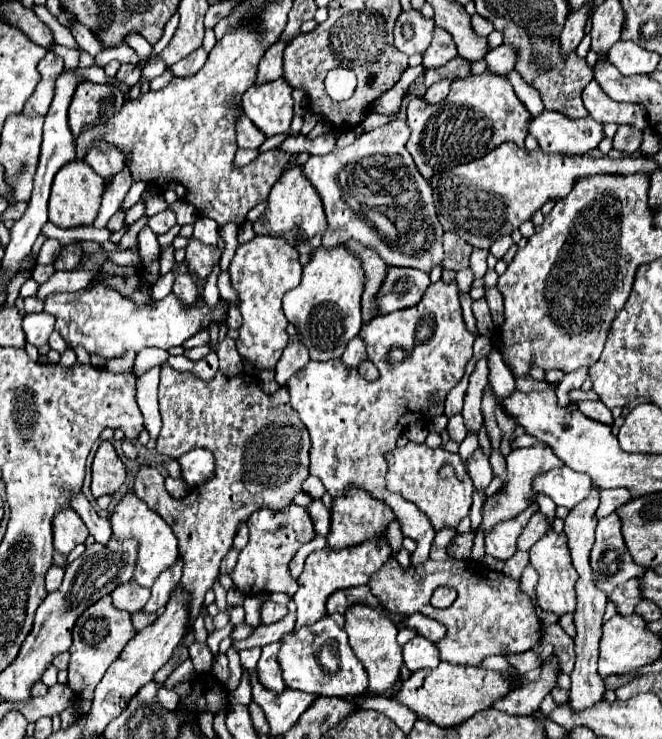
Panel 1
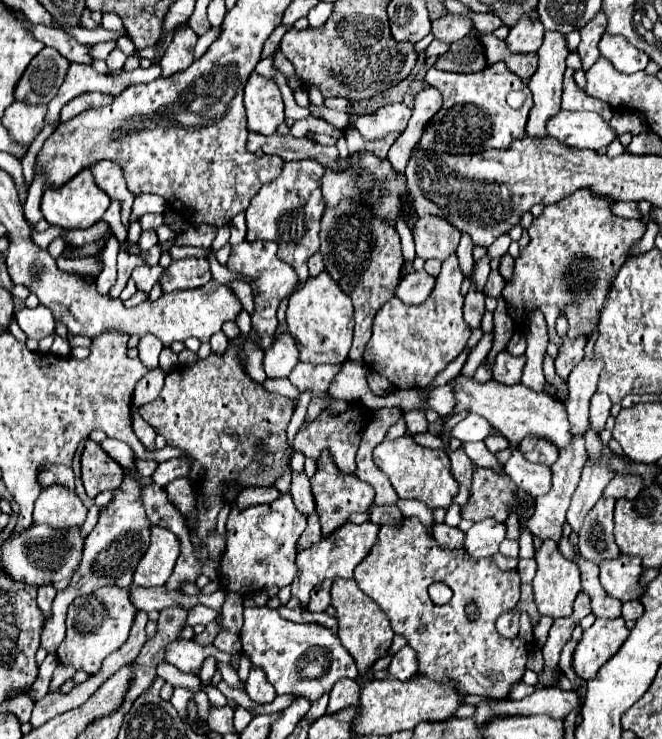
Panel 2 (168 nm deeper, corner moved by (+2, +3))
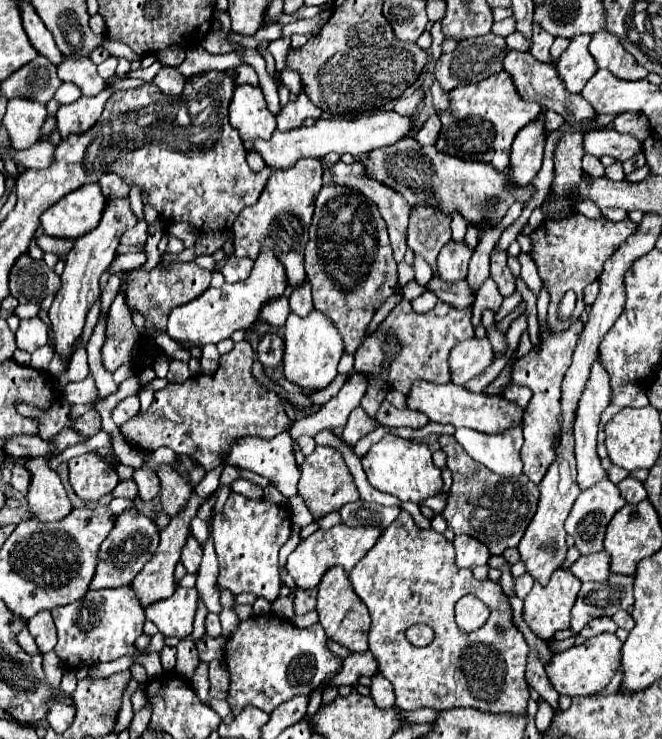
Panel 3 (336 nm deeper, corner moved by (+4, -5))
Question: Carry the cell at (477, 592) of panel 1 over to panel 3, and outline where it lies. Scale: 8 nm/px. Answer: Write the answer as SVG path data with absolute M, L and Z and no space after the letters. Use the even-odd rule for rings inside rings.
M401 510L393 524L383 530L373 550L349 572L349 580L369 608L369 650L375 654L379 674L393 686L397 708L477 708L515 716L527 712L525 660L529 646L511 624L511 606L499 584L491 580L477 582L471 570L455 566L453 546L443 534L419 528ZM465 594L477 596L491 608L491 616L475 632L461 632L455 624L455 604ZM413 624L431 626L435 640L425 648L413 646L405 638L405 630Z

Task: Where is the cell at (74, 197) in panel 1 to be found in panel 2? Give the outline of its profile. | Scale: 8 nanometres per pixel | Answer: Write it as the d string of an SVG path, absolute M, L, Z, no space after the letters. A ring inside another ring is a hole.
M83 168L79 174L75 174L75 178L71 178L63 186L59 188L51 186L49 190L45 190L41 200L41 212L49 224L61 226L65 230L75 230L75 228L89 228L95 222L99 222L105 210L109 208L109 204L111 204L111 198L103 190L99 190L99 186L95 186L91 178L91 170Z

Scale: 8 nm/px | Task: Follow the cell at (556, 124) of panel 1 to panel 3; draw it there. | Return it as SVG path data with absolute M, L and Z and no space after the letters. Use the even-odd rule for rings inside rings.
M607 128L585 134L583 142L585 142L585 152L597 158L607 154L625 162L641 152L641 142L637 138L633 138L631 134L619 134L617 130L607 130Z

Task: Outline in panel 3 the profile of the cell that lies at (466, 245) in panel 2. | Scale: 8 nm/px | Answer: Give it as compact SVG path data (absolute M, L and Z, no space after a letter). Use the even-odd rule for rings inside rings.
M453 212L453 216L451 216L451 232L453 232L453 240L463 240L465 230L467 230L465 218Z

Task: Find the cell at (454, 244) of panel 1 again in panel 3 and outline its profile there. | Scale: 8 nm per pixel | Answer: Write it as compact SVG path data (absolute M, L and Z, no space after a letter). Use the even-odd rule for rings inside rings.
M413 206L407 226L407 246L433 266L439 250L451 240L449 222L451 218L433 206Z

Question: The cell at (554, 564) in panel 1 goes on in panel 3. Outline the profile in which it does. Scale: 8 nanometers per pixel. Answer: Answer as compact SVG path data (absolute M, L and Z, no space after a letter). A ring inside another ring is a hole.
M559 568L547 586L541 588L539 582L535 582L533 590L527 594L527 598L523 600L523 620L525 624L531 628L531 632L541 638L541 640L549 640L555 636L555 632L569 628L569 620L571 620L571 608L575 604L577 592L581 588L581 580L573 578L573 574L569 574L569 570Z

